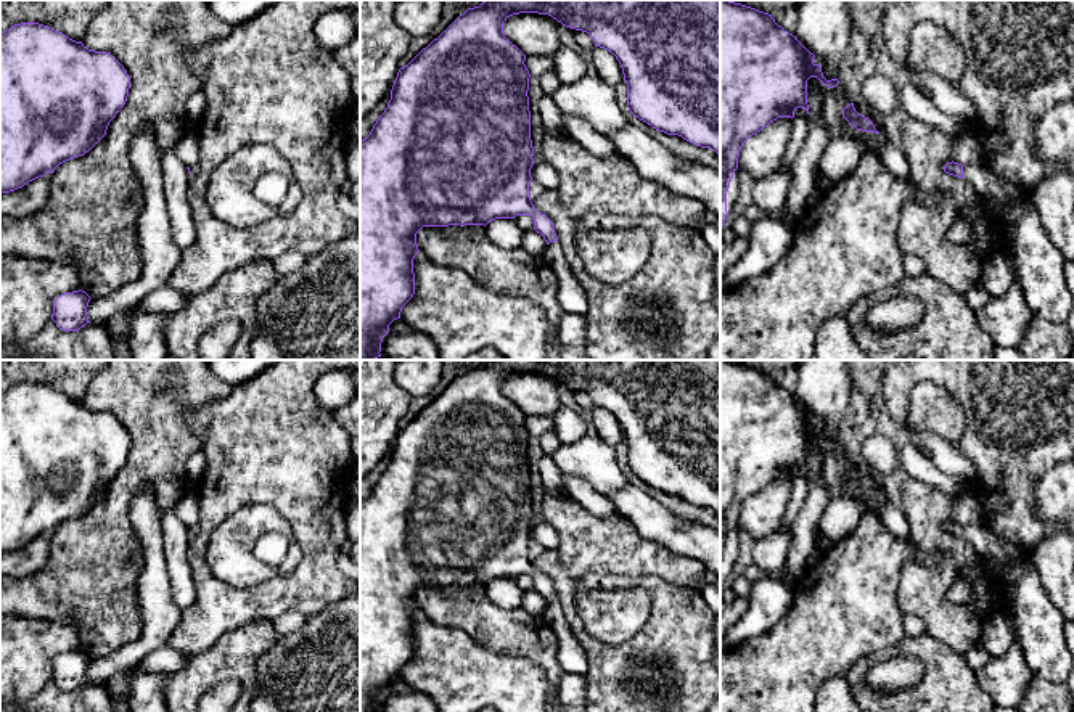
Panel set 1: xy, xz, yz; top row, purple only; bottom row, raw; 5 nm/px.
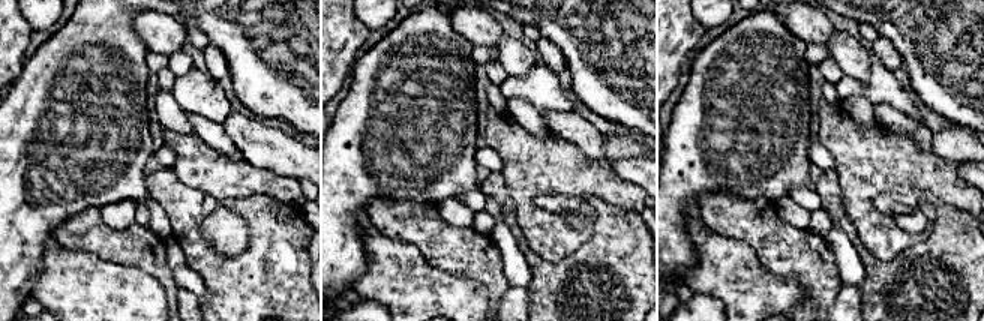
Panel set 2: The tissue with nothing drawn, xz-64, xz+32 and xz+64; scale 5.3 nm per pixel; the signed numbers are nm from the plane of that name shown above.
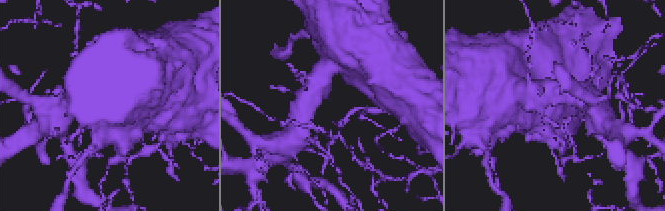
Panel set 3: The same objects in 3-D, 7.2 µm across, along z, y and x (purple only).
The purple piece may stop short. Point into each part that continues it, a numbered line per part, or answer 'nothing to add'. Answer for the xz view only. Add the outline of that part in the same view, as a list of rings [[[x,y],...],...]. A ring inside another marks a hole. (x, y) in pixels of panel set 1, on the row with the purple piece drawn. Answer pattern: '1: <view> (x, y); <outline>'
1: xz (571, 296); [[[553,241],[547,244],[542,256],[556,276],[558,301],[563,312],[584,315],[588,309],[588,301],[585,291],[572,275],[560,243]]]

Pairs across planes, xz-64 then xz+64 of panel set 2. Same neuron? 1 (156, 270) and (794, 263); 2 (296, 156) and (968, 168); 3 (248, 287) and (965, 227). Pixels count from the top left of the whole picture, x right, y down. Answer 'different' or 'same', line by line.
1: same
2: same
3: same

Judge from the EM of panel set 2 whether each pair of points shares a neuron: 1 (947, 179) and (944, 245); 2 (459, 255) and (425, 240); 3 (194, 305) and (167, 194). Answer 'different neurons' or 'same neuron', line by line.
1: different neurons
2: same neuron
3: different neurons

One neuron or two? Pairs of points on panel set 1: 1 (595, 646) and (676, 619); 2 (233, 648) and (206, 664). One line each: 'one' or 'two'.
1: one
2: one

